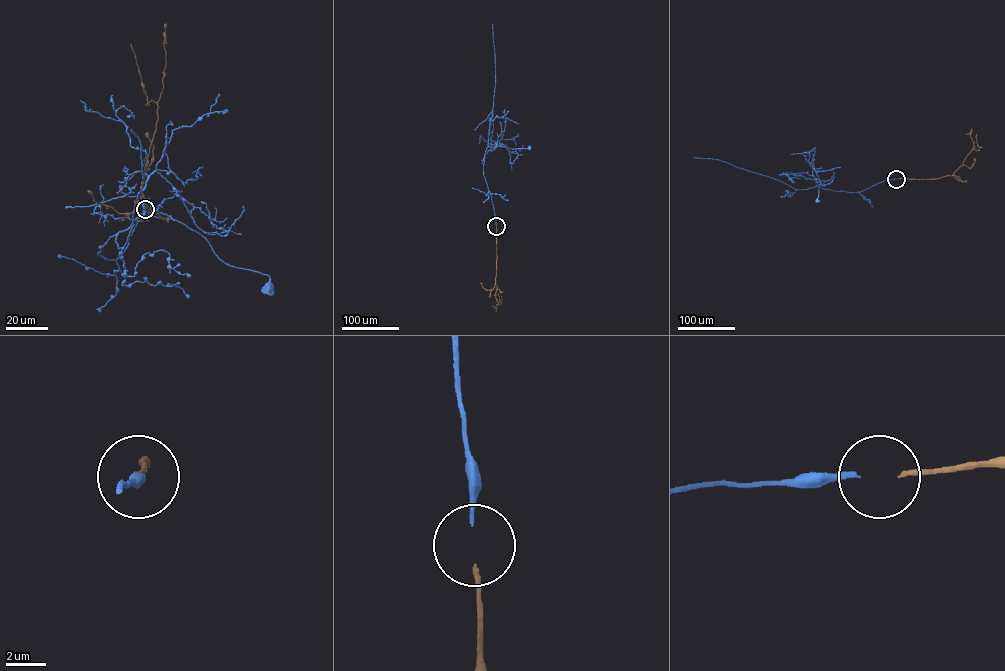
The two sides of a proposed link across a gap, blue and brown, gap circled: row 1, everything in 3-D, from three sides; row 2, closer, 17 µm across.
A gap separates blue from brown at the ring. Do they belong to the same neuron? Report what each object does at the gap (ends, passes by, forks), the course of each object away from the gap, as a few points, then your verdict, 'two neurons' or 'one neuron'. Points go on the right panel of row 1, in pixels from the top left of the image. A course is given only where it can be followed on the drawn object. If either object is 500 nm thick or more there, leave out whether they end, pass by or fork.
blue ends | brown ends | blue via (896, 179), (883, 181), (859, 193), (821, 188), (816, 186), (815, 179), (818, 185), (817, 200) | brown via (897, 179), (952, 175), (974, 147), (971, 132), (966, 134) | one neuron

